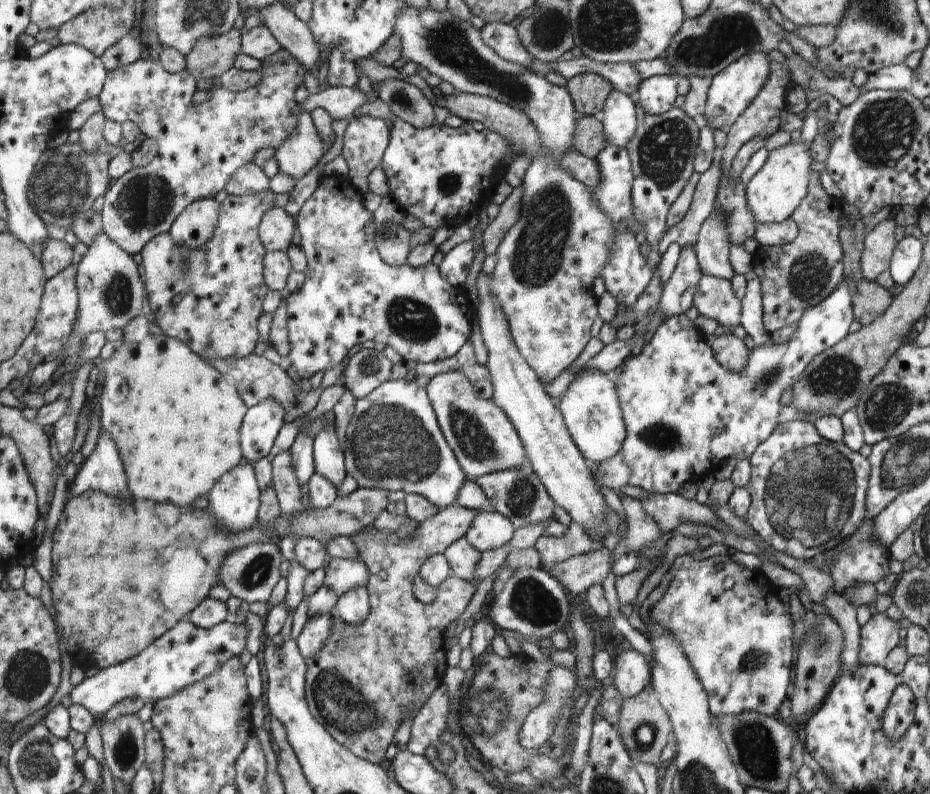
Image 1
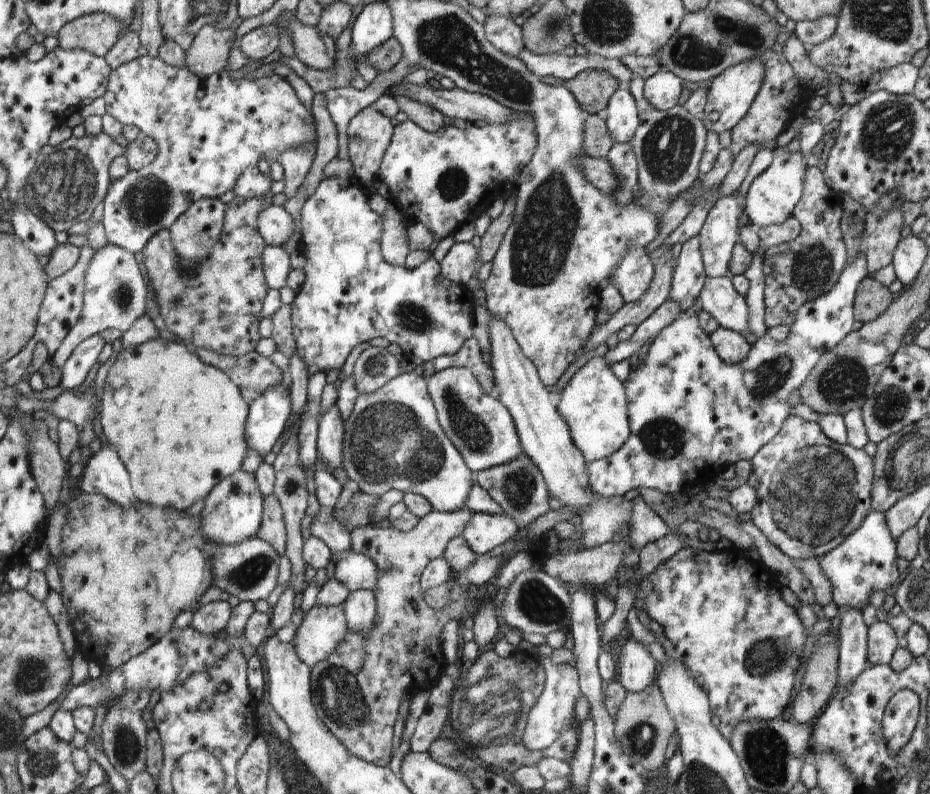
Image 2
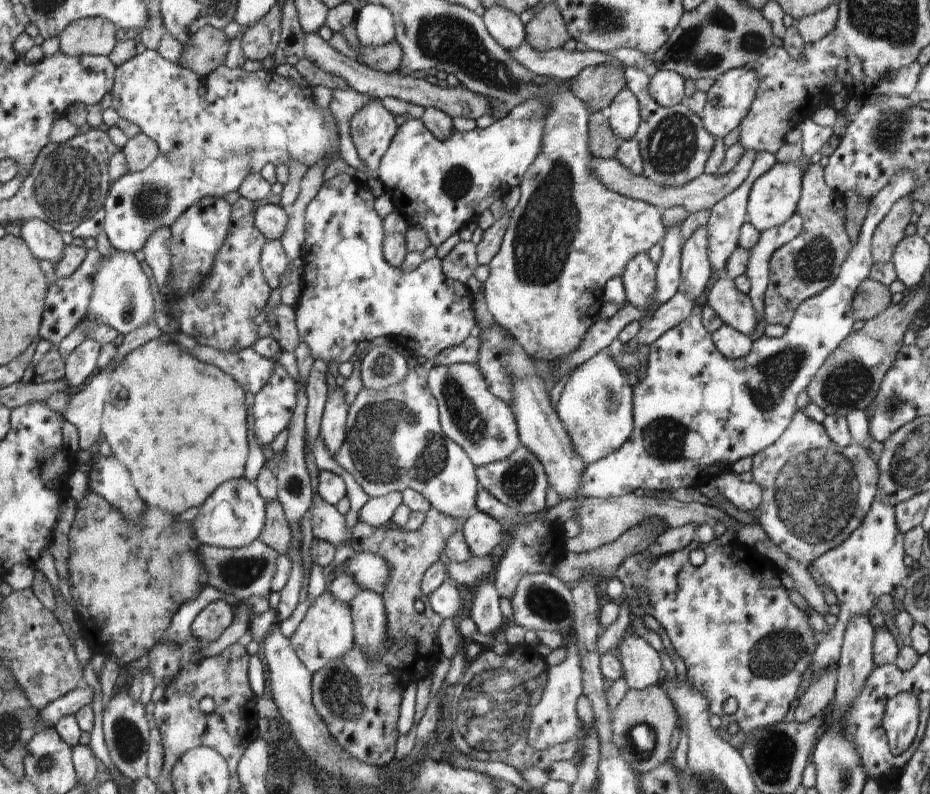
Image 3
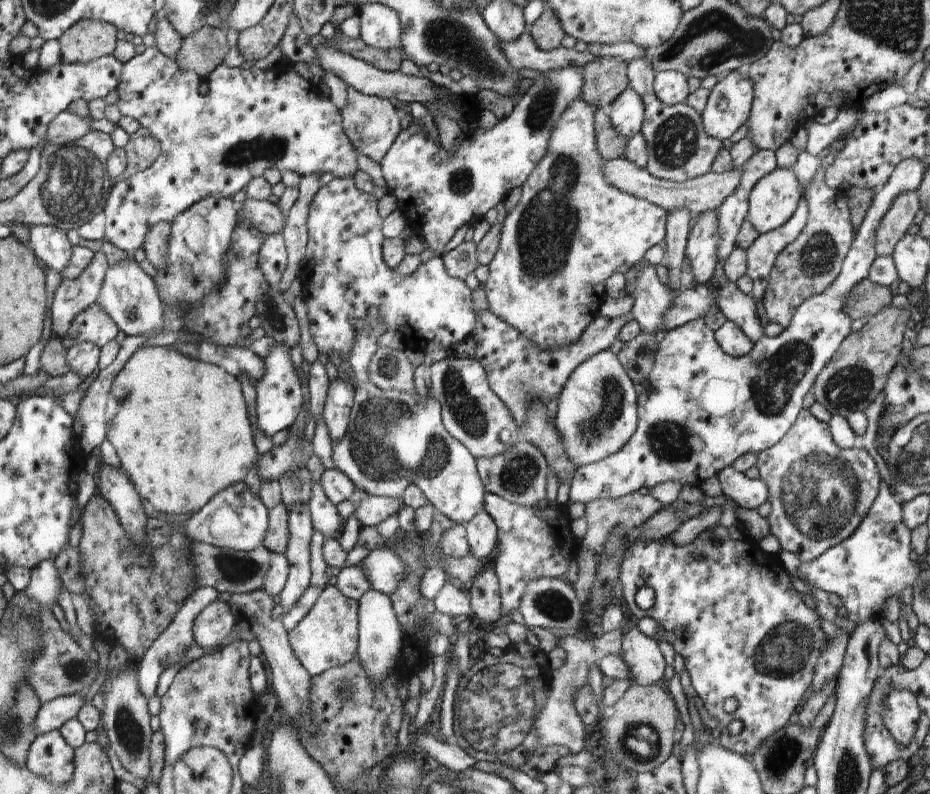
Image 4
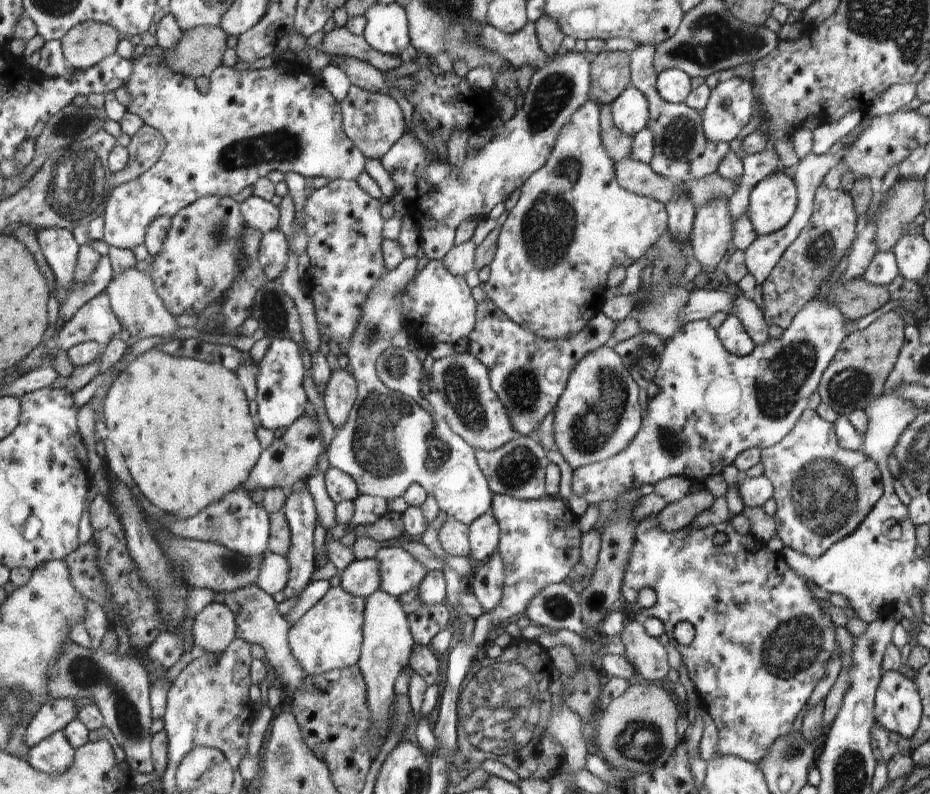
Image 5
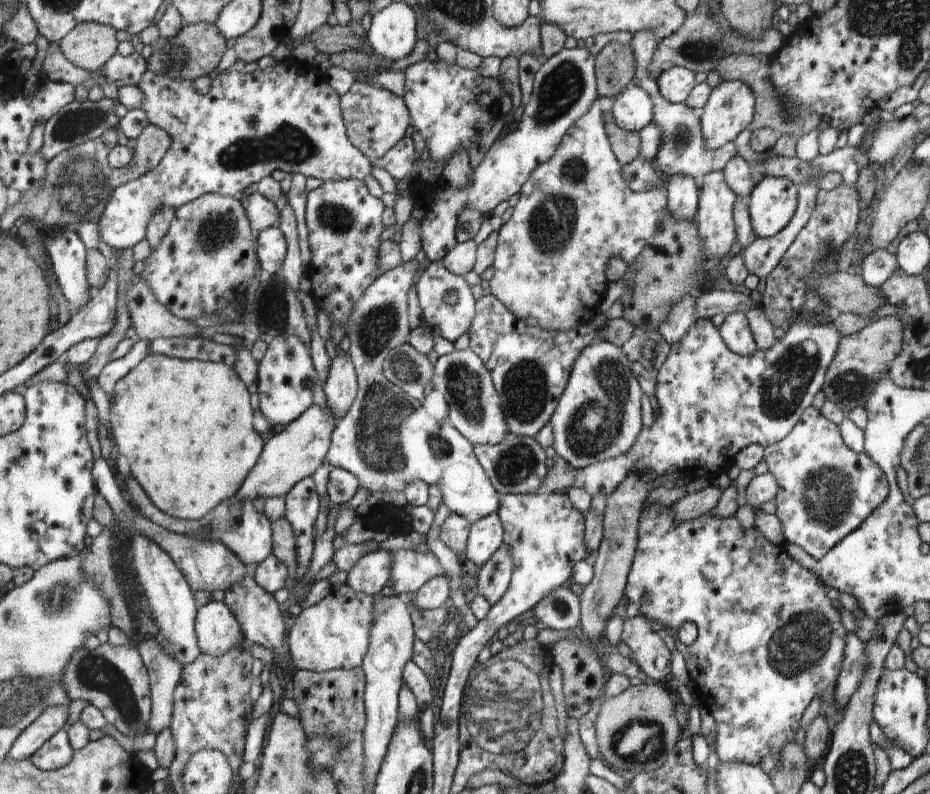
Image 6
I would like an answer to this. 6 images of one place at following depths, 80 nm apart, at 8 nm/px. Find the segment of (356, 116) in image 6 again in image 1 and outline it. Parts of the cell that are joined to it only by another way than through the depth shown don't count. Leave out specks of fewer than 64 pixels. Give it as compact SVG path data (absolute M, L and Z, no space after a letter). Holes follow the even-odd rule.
M353 117L344 128L342 153L349 166L348 177L360 192L369 191L367 178L381 162L389 143L390 129L384 119Z

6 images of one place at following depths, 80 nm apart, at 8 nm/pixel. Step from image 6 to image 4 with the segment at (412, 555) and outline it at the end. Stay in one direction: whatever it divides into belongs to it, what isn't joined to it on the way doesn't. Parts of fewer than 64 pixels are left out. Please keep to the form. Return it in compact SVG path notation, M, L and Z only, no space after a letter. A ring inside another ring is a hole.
M386 546L371 550L359 565L363 568L371 588L387 595L398 590L399 584L406 578L403 559Z

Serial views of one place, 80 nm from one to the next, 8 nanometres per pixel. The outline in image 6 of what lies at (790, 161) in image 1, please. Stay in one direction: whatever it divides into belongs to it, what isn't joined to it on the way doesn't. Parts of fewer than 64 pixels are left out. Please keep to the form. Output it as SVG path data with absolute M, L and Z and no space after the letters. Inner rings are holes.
M764 175L746 201L757 237L778 234L792 220L797 209L797 185L786 177Z

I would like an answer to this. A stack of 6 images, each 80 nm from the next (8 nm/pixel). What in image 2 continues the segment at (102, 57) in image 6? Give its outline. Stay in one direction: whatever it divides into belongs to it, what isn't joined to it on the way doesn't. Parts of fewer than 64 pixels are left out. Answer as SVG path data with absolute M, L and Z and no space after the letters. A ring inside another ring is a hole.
M88 13L71 20L60 30L57 40L59 48L84 49L97 57L105 57L116 44L118 34L128 24L121 23L116 17L106 13Z

